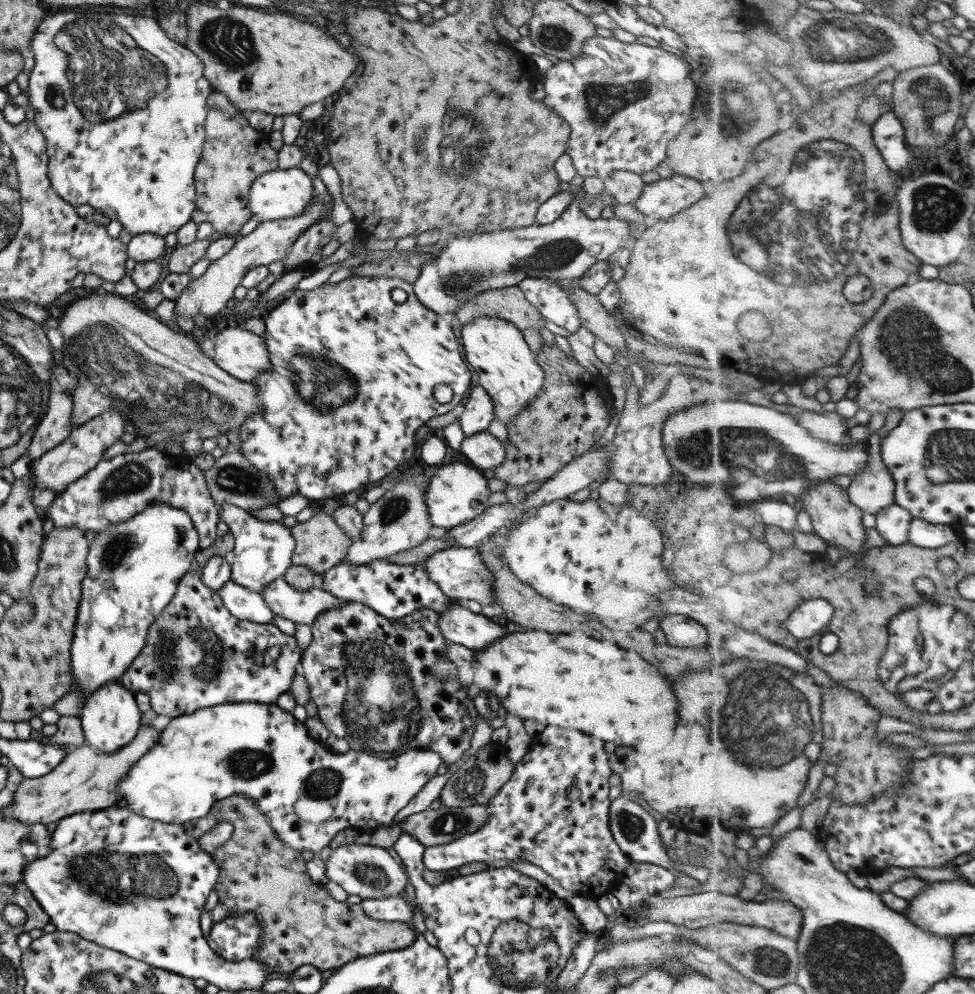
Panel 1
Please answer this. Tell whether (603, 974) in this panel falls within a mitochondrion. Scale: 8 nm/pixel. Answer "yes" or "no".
yes

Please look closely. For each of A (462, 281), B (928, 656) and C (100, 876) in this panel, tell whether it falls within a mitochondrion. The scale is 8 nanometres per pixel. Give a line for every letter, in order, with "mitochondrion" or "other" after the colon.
A: mitochondrion
B: mitochondrion
C: mitochondrion

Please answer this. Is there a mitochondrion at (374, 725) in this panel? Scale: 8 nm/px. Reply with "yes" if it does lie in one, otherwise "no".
yes

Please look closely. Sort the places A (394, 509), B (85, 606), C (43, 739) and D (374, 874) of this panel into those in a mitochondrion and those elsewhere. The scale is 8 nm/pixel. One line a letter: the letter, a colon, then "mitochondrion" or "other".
A: mitochondrion
B: other
C: other
D: mitochondrion

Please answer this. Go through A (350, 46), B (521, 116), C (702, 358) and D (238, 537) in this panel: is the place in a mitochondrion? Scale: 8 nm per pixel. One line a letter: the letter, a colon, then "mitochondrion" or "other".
A: other
B: other
C: other
D: other

